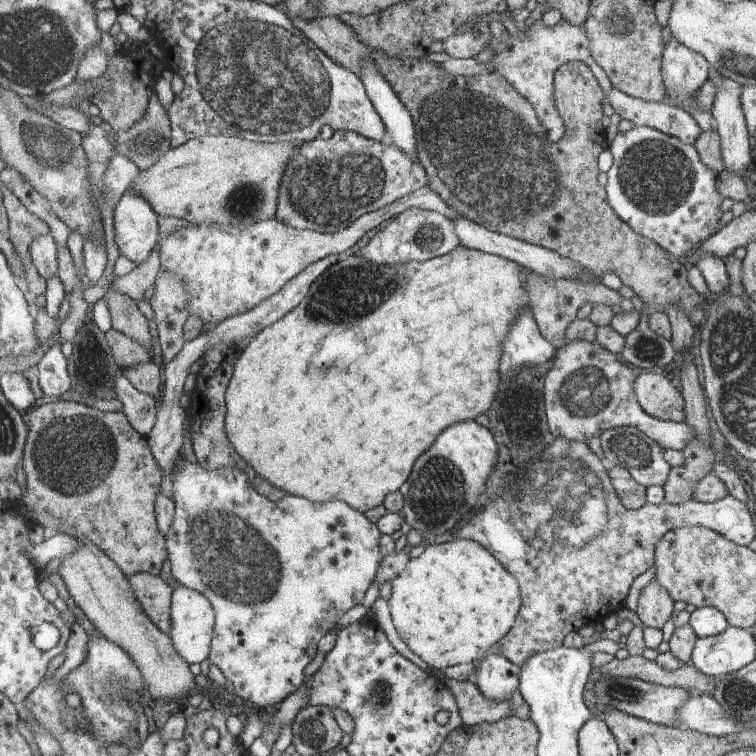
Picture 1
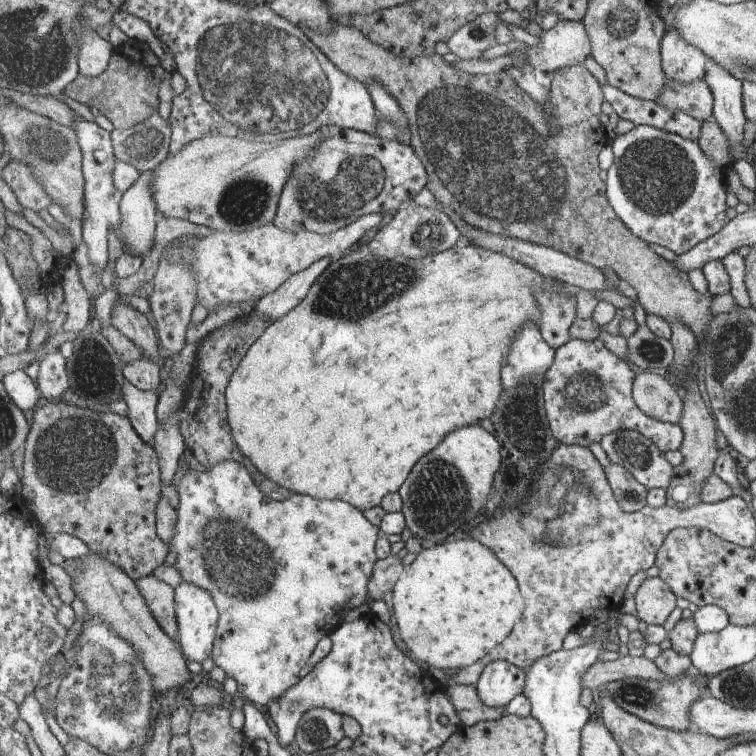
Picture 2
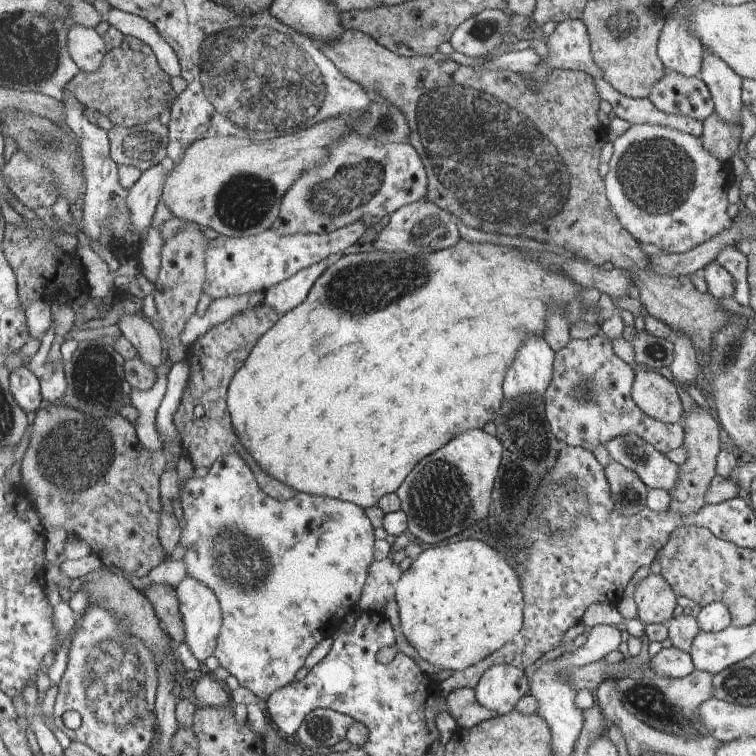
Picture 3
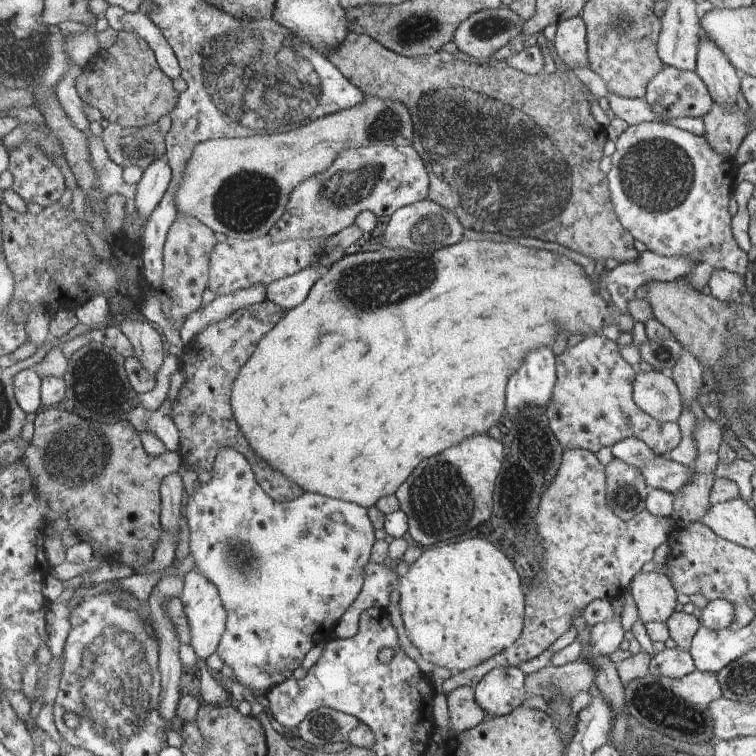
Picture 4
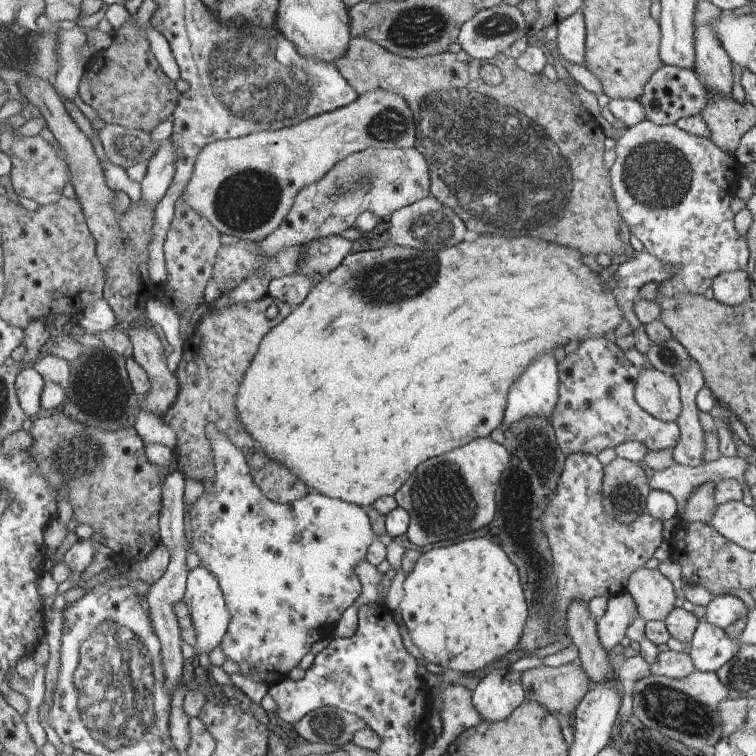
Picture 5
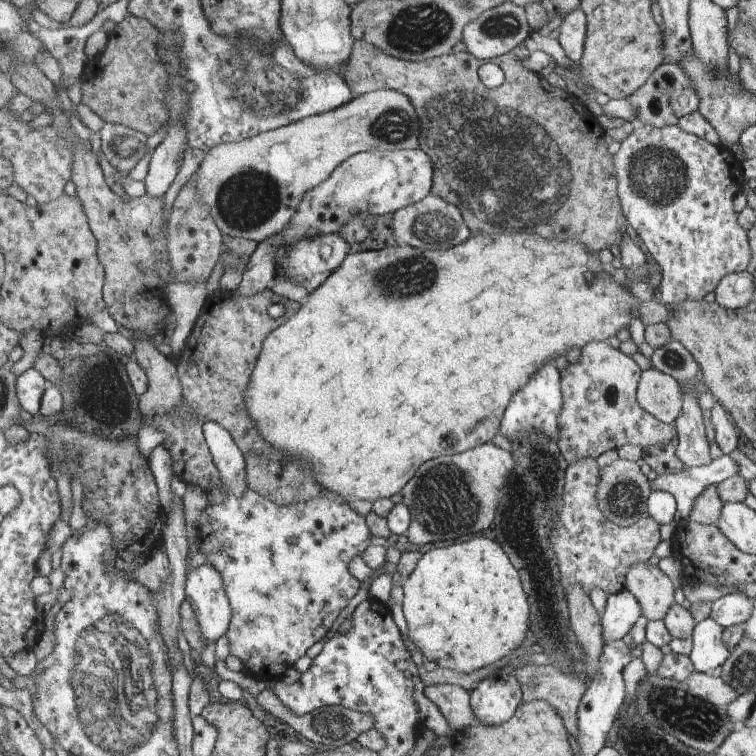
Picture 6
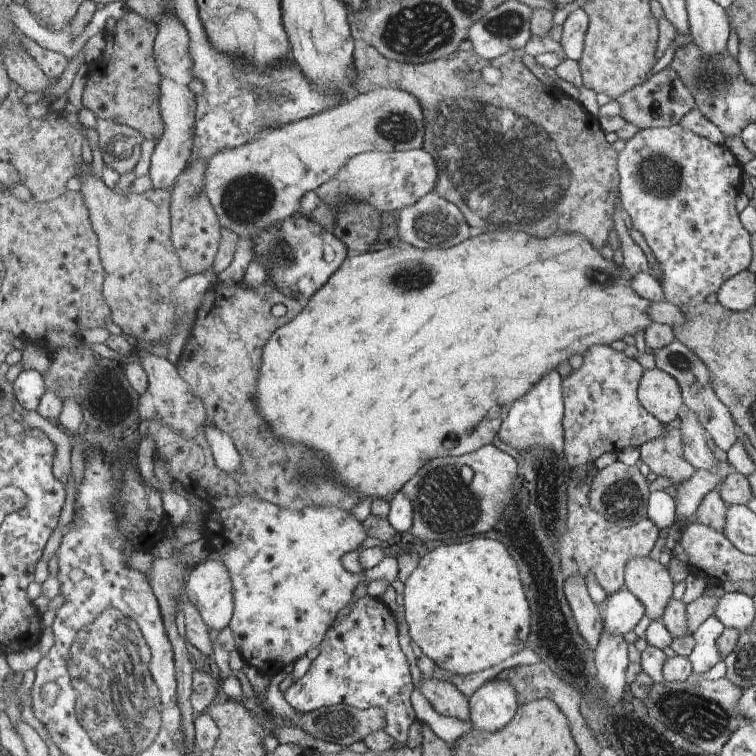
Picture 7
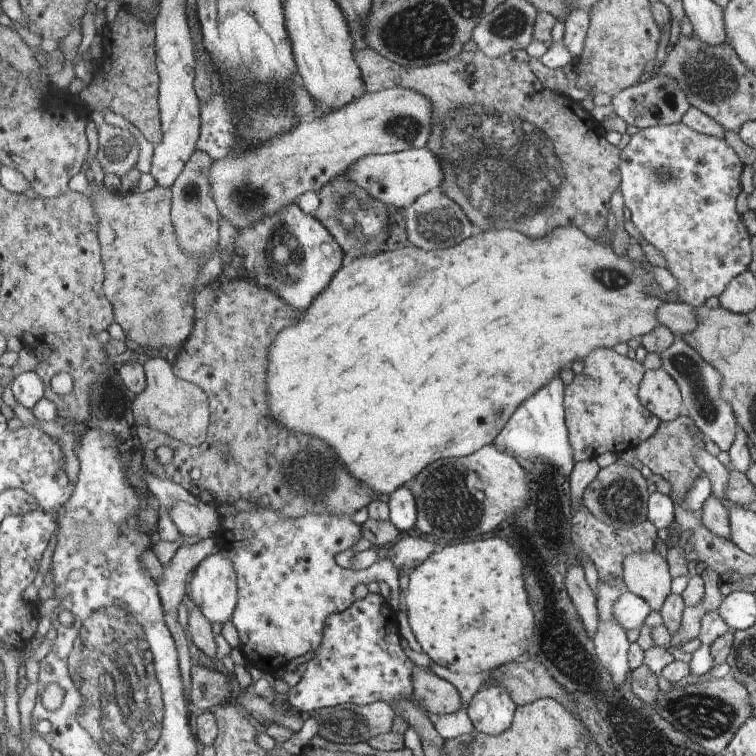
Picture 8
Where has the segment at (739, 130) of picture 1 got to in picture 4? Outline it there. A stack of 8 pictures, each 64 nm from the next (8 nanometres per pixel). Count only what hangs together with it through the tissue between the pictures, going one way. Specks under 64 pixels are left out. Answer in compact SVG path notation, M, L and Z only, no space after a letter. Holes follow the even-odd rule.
M704 32L699 42L696 72L707 85L714 102L722 106L735 104L735 96L740 88L740 78L735 75L735 69L729 64L727 56Z

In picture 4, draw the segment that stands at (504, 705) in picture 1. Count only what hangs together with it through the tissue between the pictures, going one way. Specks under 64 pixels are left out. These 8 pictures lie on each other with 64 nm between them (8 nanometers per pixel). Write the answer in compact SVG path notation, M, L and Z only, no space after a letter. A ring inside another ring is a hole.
M463 686L455 688L453 692L449 692L449 694L446 695L446 698L449 712L449 724L451 724L449 732L447 732L448 739L457 736L460 732L465 732L479 726L479 724L485 722L485 720L490 717L487 712L479 706L473 687Z

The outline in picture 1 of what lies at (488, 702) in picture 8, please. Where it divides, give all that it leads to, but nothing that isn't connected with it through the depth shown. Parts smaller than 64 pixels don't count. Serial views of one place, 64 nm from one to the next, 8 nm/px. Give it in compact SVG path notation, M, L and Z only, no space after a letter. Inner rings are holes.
M490 651L477 668L475 682L487 700L507 702L513 691L520 690L522 668L507 660L506 656Z

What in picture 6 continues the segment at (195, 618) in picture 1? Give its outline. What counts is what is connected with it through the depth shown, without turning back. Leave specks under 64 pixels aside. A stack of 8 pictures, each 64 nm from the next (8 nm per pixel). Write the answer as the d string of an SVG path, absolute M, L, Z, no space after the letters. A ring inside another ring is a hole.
M201 560L188 574L186 598L198 614L206 642L217 642L227 634L234 615L223 574Z

